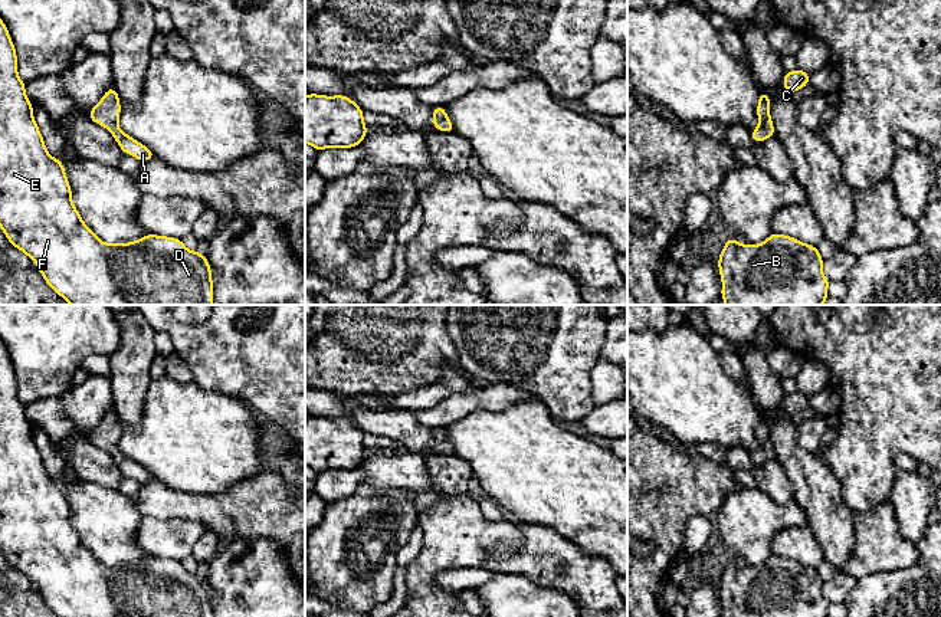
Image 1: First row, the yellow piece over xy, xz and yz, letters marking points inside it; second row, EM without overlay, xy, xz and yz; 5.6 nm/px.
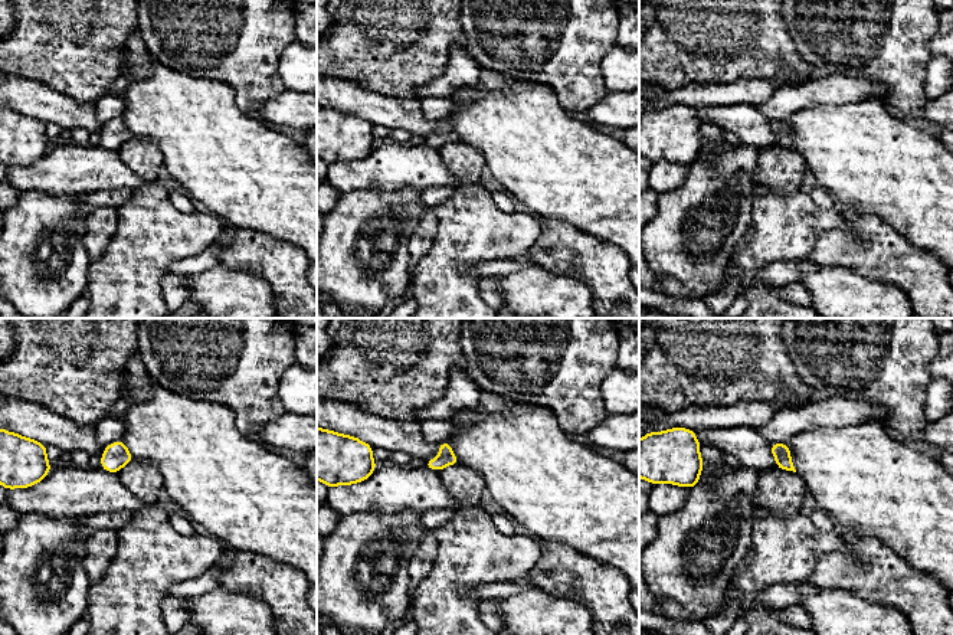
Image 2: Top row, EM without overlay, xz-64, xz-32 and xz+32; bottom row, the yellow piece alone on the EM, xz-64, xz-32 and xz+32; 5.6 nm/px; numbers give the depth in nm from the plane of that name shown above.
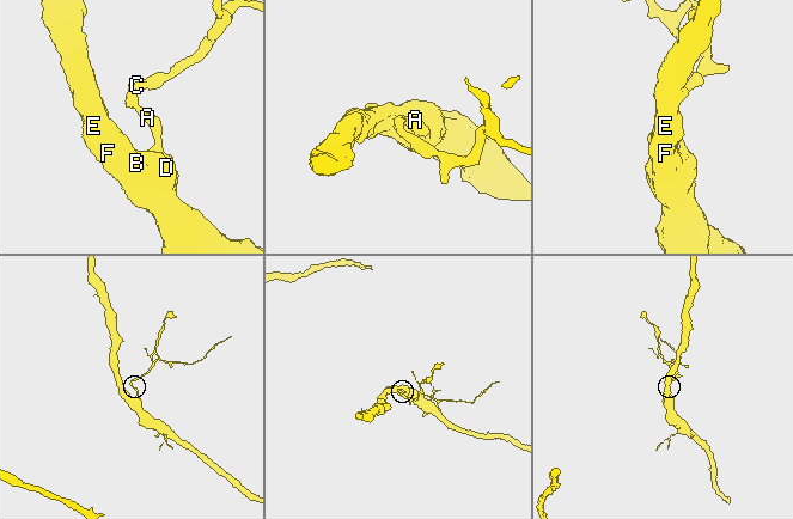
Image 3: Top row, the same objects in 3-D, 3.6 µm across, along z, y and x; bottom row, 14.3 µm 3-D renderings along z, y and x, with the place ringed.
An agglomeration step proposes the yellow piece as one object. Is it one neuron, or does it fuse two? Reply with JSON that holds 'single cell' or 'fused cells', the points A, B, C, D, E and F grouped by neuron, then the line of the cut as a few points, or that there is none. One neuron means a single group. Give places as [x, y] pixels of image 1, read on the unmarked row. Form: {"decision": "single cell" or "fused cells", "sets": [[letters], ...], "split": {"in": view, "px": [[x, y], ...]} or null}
{"decision": "single cell", "sets": [["A", "B", "C", "D", "E", "F"]], "split": null}

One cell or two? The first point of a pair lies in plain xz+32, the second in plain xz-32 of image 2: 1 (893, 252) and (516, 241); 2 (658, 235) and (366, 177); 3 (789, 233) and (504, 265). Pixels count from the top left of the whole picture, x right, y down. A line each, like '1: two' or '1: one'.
1: two
2: two
3: two

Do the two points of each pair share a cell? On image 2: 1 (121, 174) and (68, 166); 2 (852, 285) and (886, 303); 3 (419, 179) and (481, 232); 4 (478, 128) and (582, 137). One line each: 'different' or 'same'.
1: same
2: same
3: different
4: same

